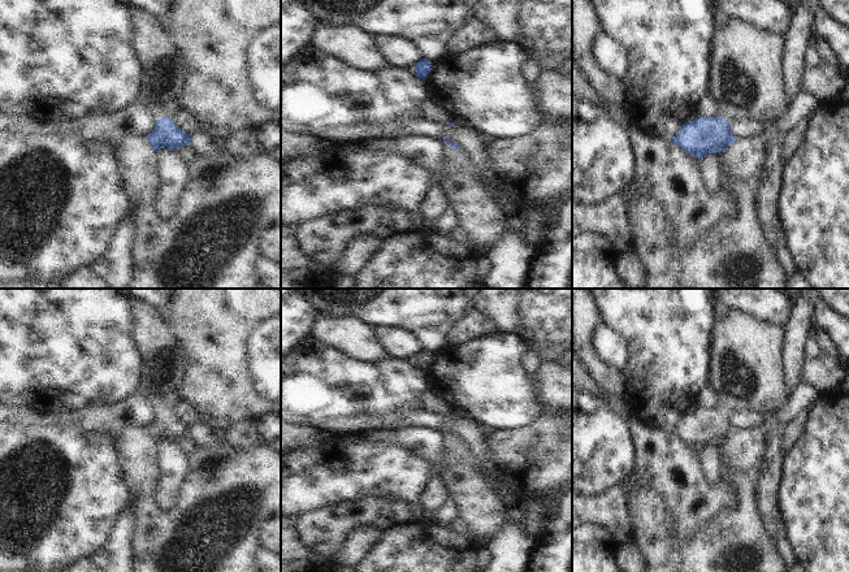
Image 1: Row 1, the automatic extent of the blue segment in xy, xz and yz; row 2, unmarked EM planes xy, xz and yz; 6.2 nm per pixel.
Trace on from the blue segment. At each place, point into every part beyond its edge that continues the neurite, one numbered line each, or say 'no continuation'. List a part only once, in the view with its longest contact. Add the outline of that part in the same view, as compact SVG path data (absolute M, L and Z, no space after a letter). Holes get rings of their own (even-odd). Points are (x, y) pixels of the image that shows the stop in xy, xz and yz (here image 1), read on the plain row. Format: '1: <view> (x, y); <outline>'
1: xz (479, 507); M443 436L439 464L434 467L449 494L456 503L459 517L471 530L490 540L508 520L503 503L485 482L469 446Z

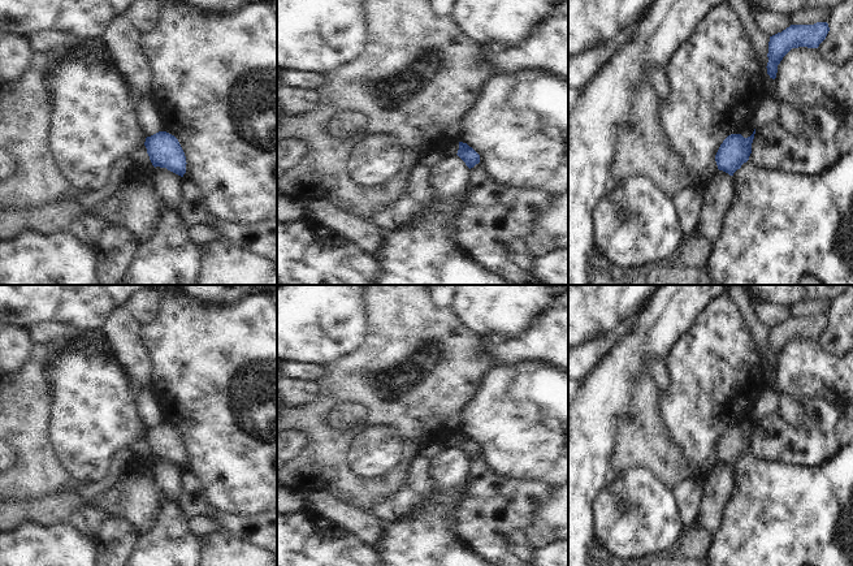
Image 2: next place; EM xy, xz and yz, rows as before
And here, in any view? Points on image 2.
no continuation

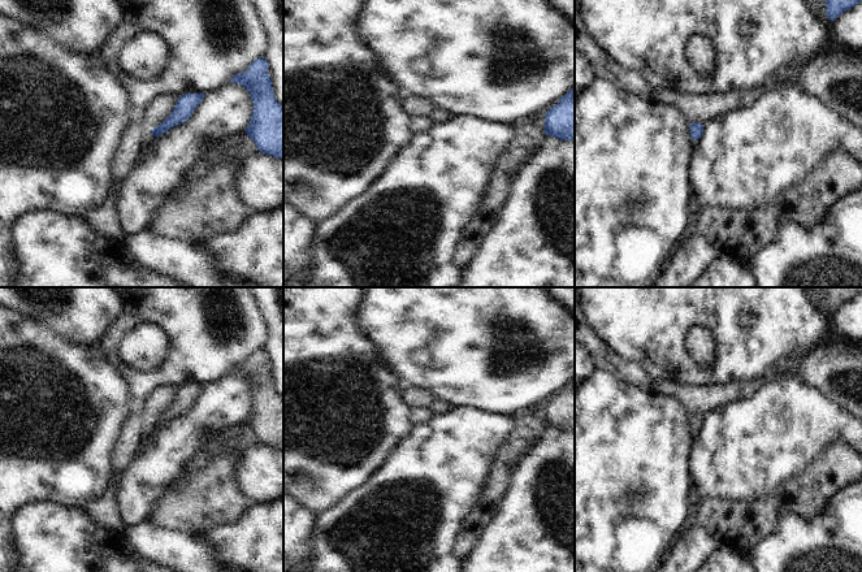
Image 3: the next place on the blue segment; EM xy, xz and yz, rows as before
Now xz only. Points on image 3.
no continuation

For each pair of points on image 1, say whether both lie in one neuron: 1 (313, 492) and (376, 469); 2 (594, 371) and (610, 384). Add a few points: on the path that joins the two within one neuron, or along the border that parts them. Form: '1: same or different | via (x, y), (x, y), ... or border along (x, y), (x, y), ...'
1: same | via (329, 476), (360, 473)
2: same | via (598, 372), (606, 380)

